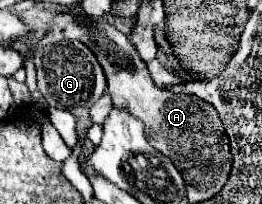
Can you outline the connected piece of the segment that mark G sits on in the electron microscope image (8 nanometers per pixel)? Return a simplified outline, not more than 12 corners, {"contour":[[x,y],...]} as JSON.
{"contour":[[79,40],[33,54],[37,86],[53,108],[77,118],[107,88],[103,68]]}

